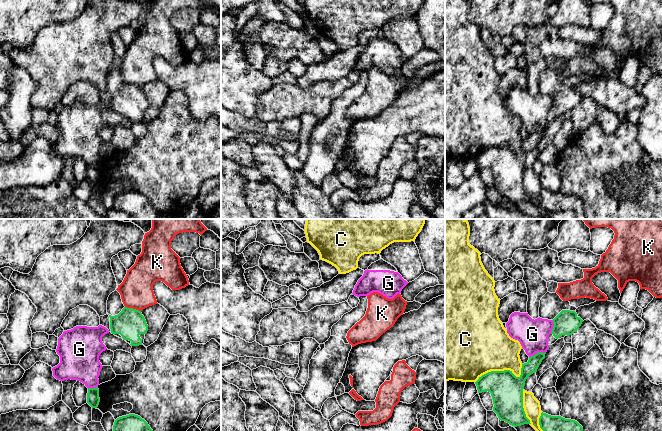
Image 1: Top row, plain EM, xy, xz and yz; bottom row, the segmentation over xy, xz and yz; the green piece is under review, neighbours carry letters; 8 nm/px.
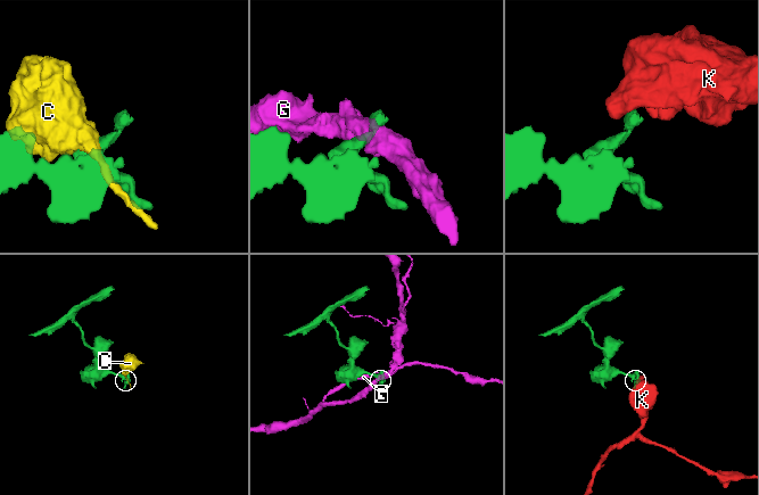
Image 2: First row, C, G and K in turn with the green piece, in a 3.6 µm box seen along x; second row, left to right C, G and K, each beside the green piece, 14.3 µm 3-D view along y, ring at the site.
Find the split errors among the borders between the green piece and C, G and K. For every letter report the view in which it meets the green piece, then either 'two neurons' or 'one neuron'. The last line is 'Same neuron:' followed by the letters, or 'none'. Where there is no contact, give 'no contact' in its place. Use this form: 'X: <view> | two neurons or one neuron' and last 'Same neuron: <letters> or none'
C: yz | two neurons
G: yz | two neurons
K: xy | two neurons
Same neuron: none

